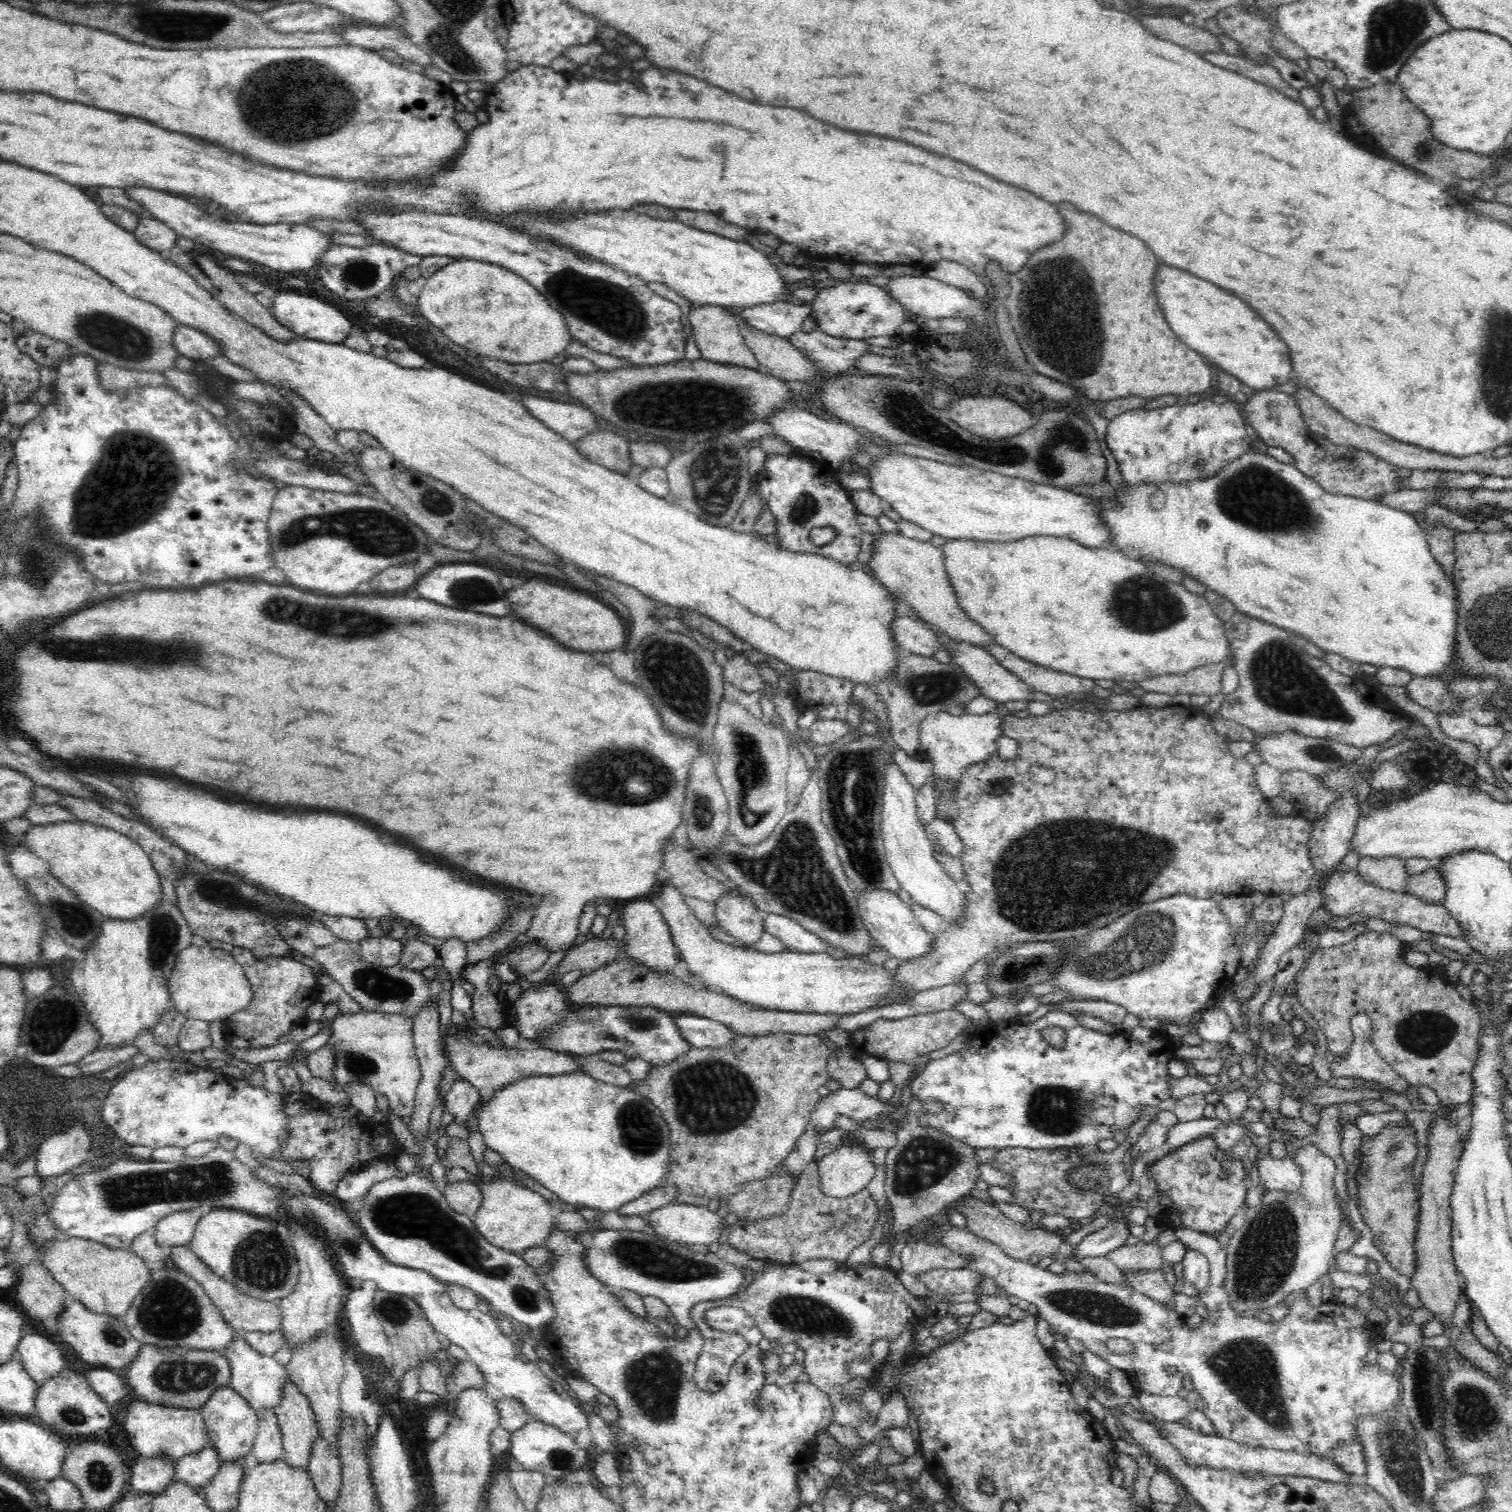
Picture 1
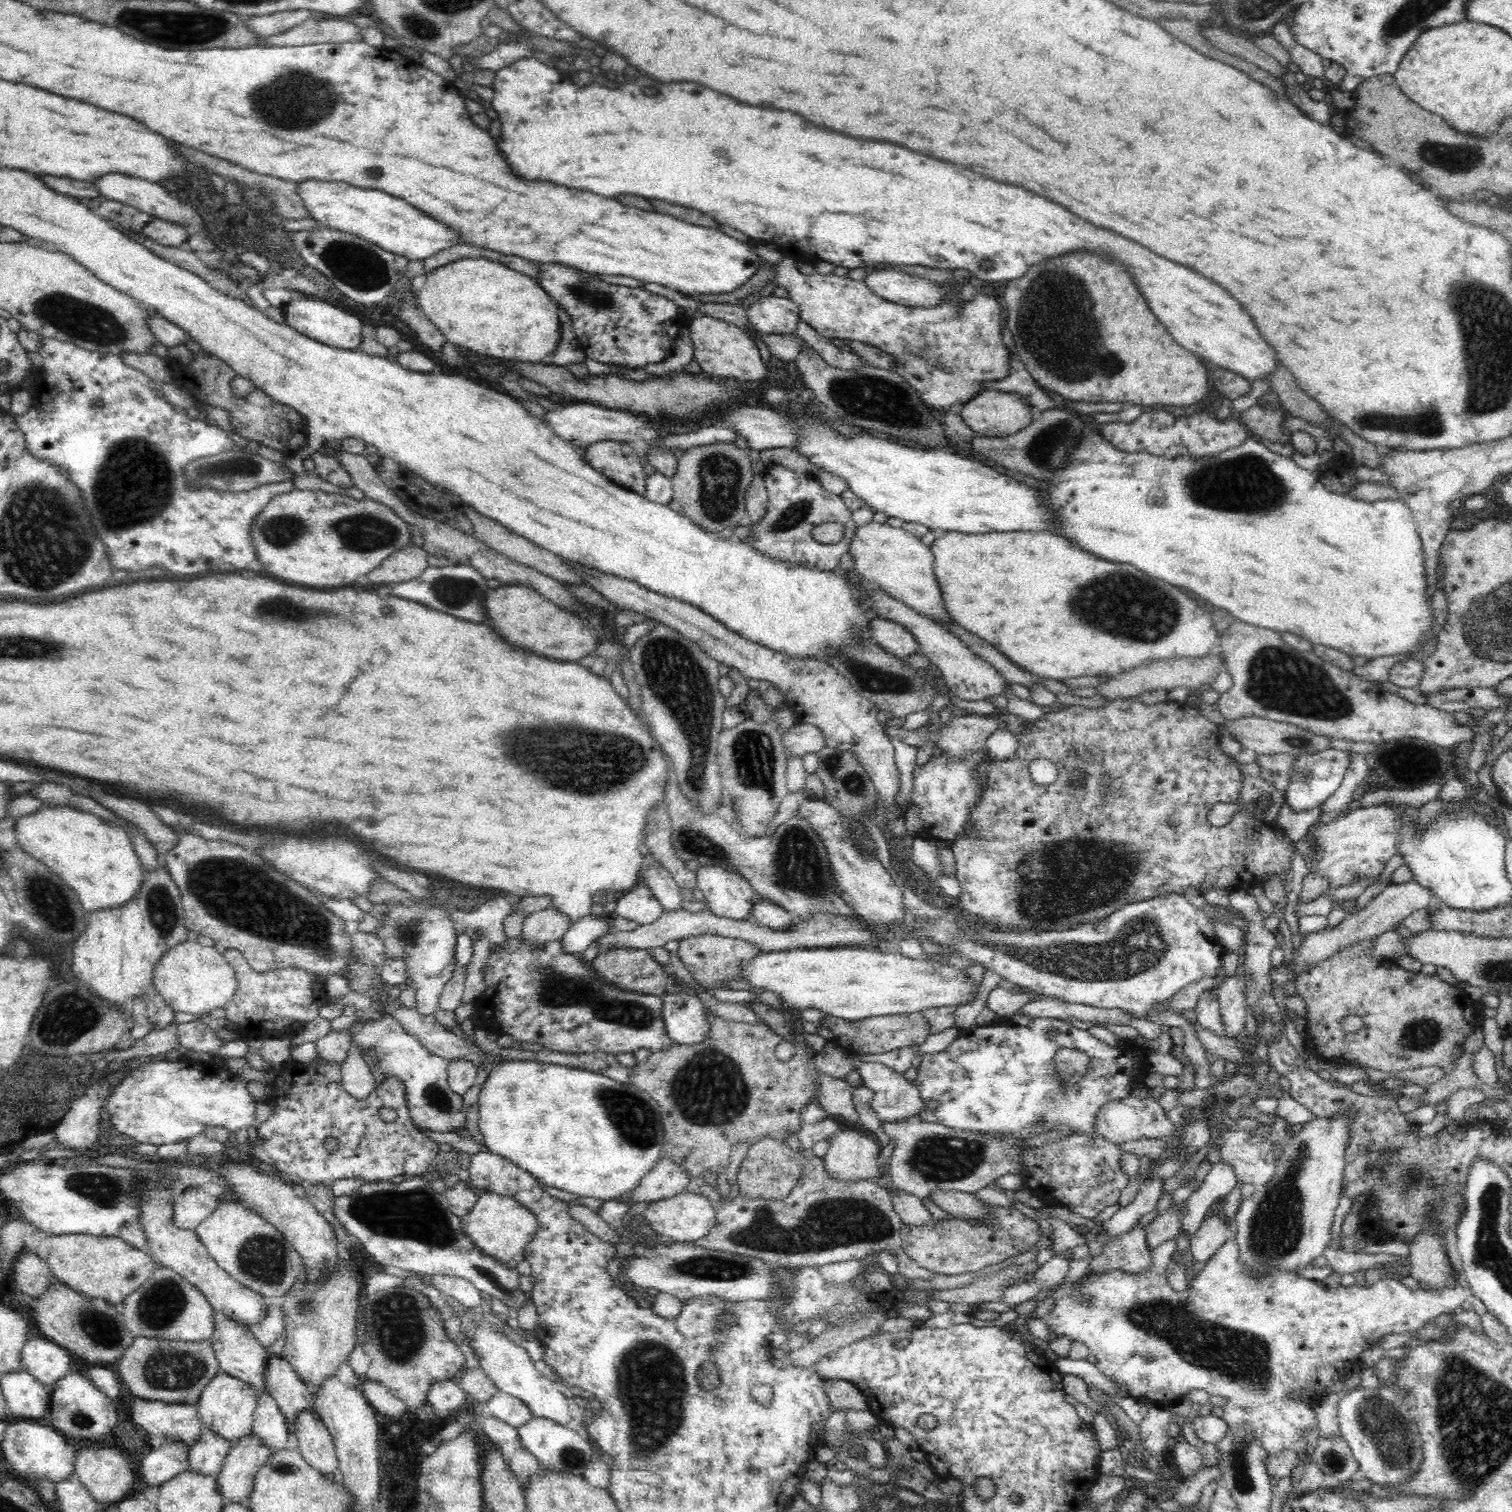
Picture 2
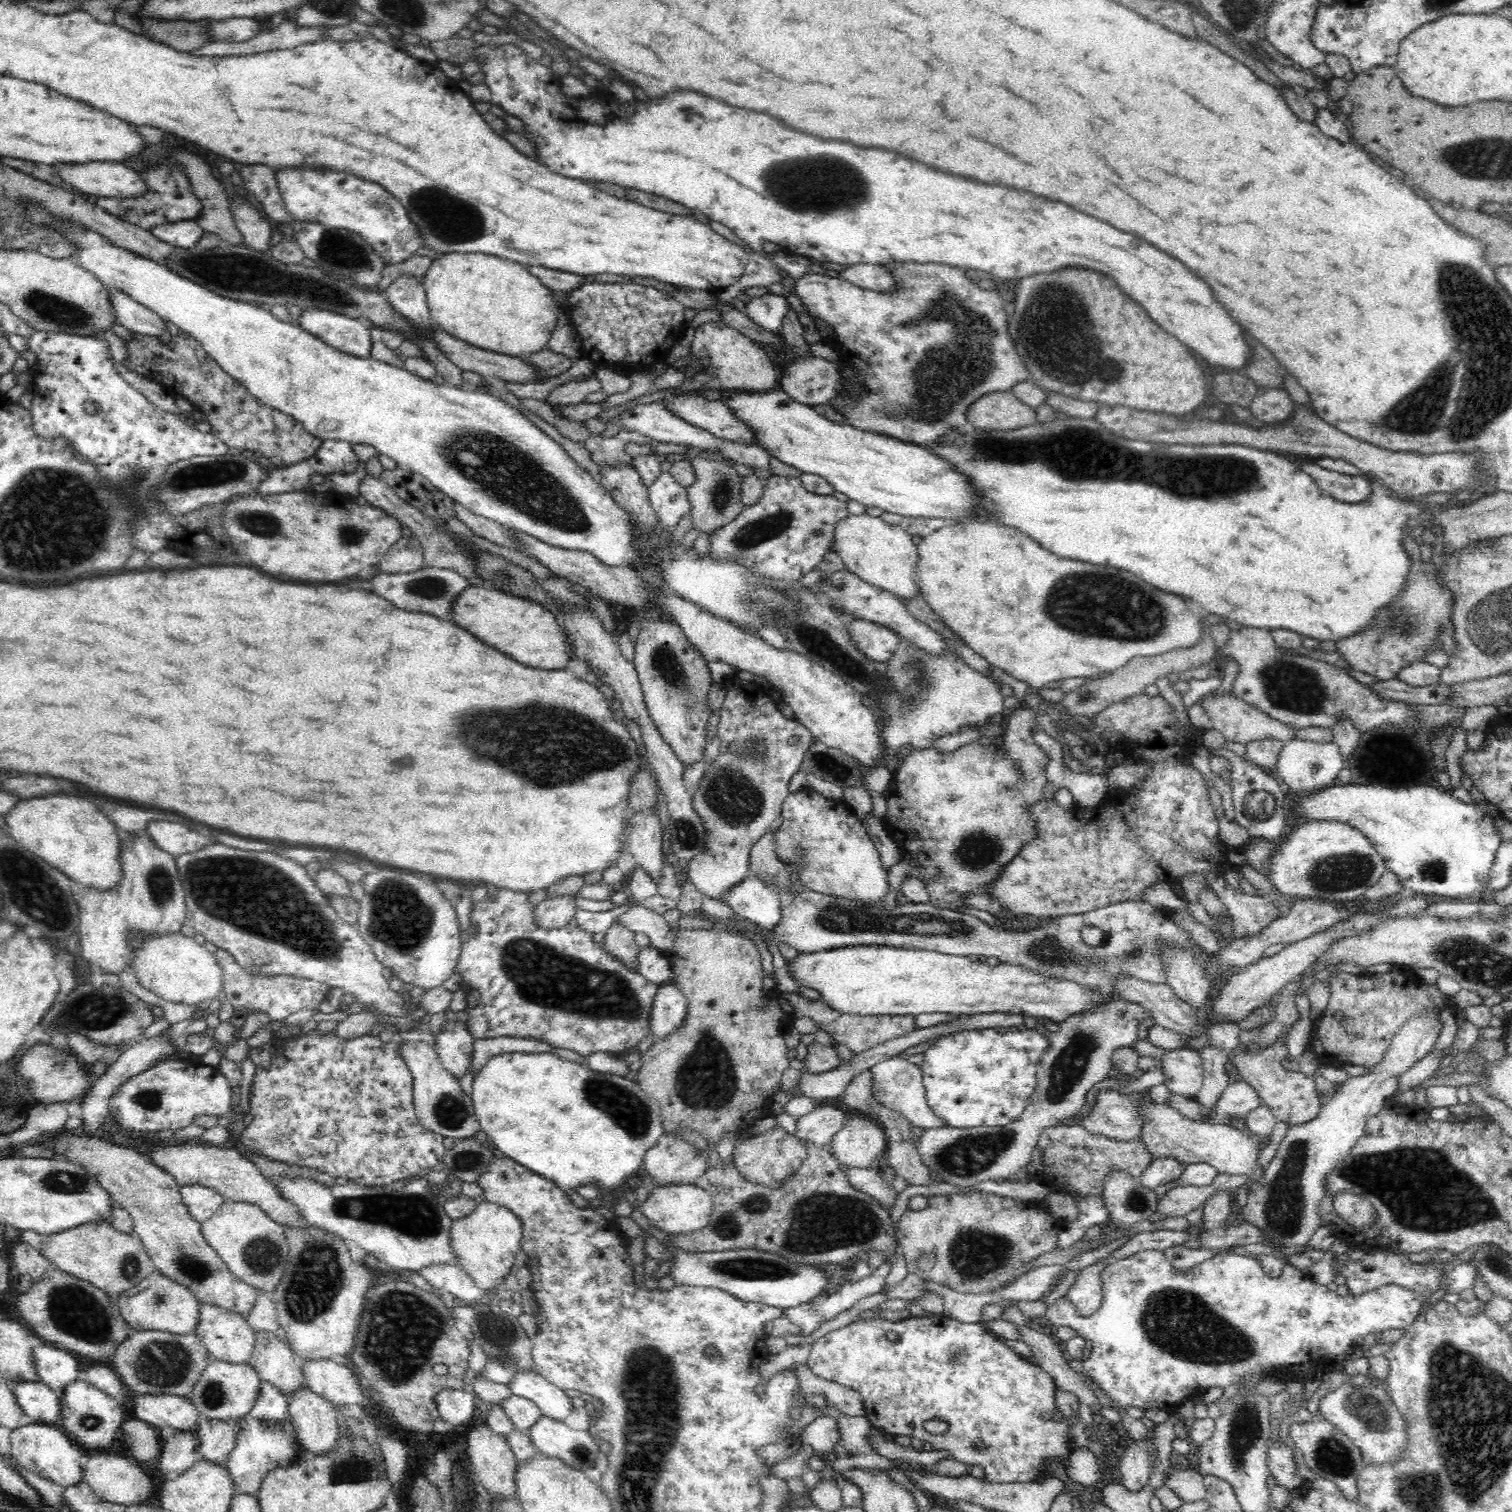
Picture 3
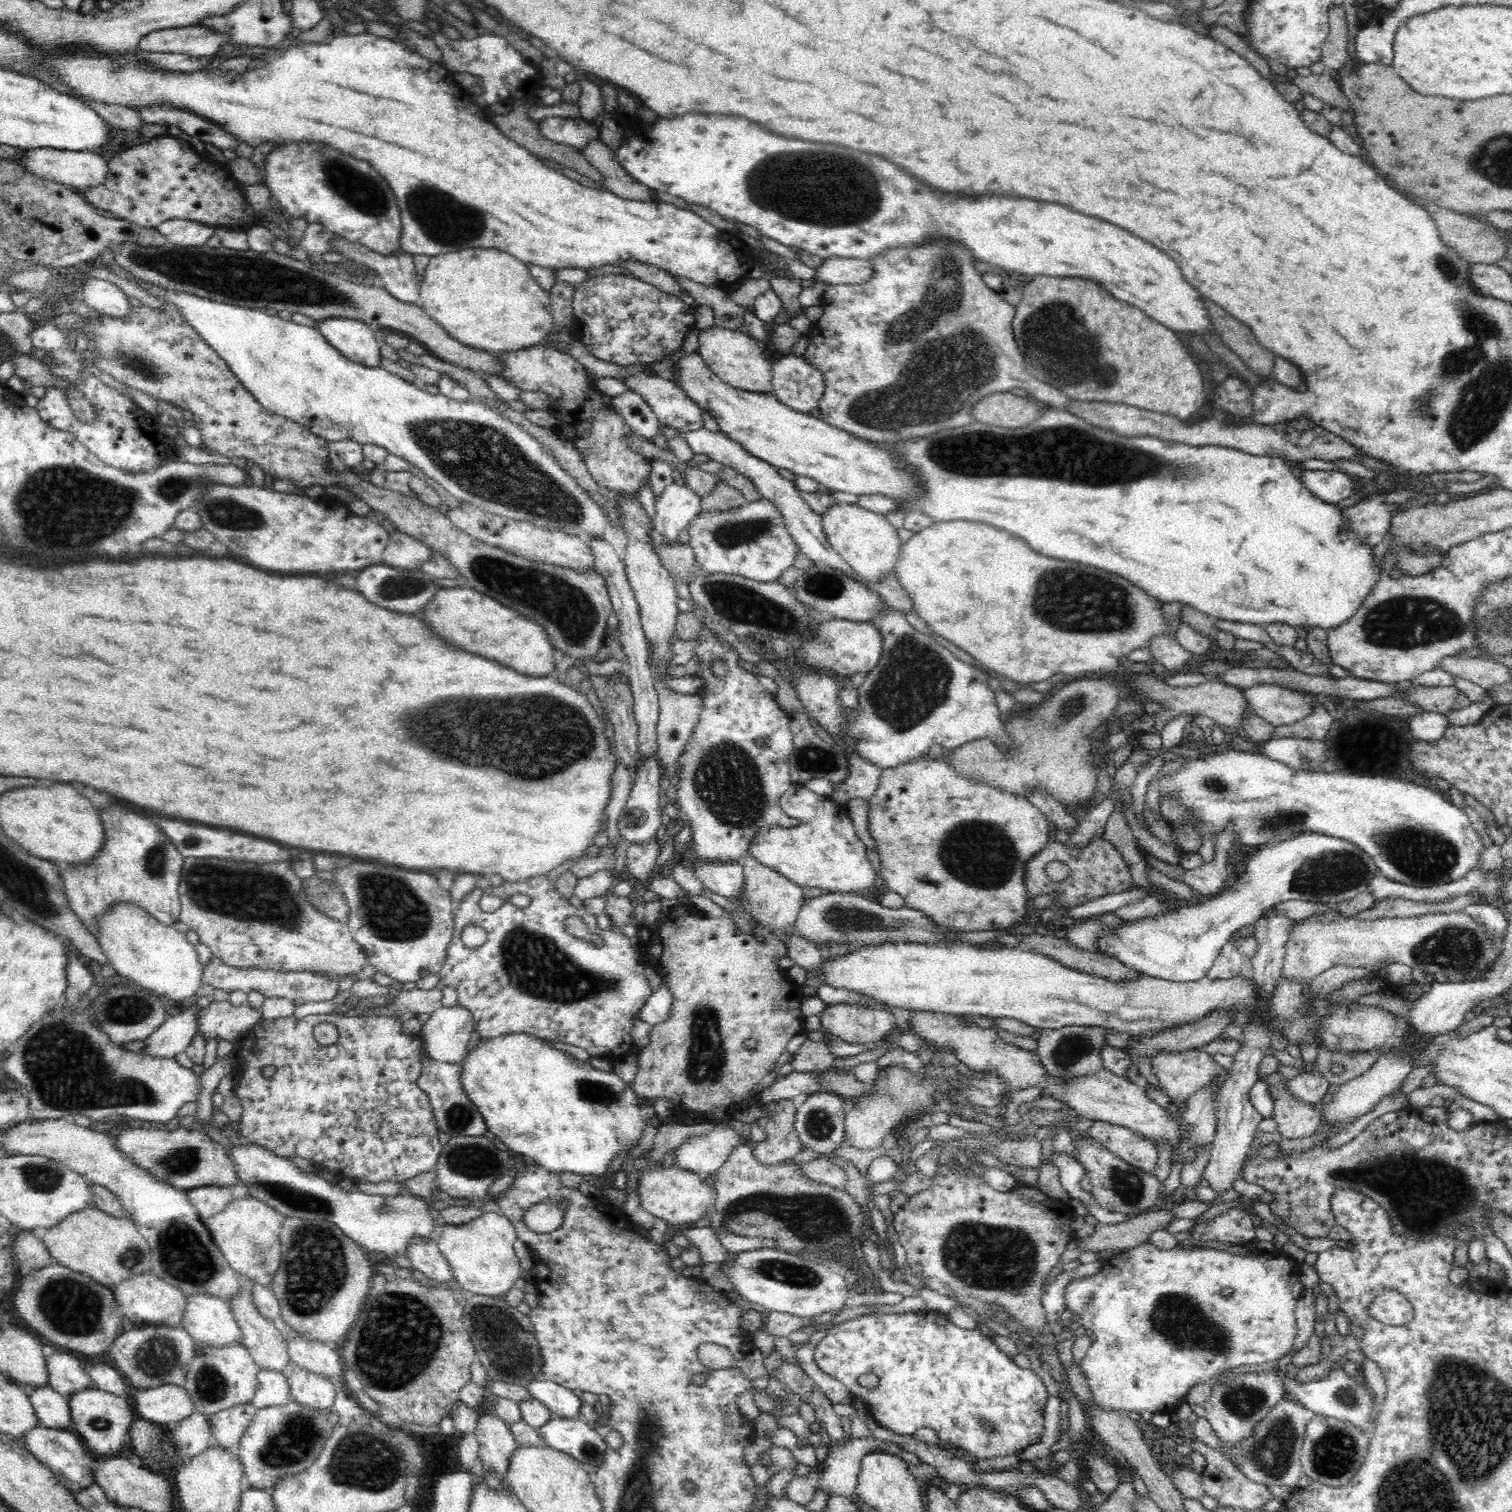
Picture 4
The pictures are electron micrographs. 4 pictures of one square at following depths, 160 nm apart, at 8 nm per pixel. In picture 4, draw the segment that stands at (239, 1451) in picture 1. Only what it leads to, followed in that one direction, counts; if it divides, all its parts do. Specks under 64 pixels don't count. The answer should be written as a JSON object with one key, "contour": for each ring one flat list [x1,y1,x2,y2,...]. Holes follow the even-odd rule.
{"contour":[[243,1343,200,1349,186,1374,184,1388,194,1403,195,1412,210,1416,226,1408,250,1404,257,1388,258,1366]]}

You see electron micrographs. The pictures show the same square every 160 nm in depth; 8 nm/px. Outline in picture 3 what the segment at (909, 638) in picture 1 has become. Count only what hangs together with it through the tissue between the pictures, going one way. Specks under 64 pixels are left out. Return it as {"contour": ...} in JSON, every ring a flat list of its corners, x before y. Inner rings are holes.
{"contour":[[855,619,848,631,858,649,876,662,888,662,900,646,901,636,880,623]]}

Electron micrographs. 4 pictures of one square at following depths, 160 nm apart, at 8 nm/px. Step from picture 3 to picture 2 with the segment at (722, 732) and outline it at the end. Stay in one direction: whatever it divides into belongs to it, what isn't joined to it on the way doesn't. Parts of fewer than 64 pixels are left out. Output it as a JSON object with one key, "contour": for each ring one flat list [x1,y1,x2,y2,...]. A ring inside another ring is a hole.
{"contour":[[798,722,797,727,781,729,783,743,787,757,798,756,804,758,808,752,819,754,822,748,827,747,824,733,820,727,813,724],[701,866,697,871,698,889,705,897,704,902,710,911,720,918,732,920,749,920,752,914,755,891,746,879,740,875,728,872,722,866]]}

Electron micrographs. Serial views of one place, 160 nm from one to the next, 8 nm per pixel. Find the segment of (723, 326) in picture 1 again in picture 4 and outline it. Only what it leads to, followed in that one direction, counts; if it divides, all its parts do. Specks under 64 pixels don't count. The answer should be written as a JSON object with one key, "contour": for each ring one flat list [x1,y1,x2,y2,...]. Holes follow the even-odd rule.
{"contour":[[712,326,700,331,699,346,696,350,701,354,710,370,730,386,756,393,772,393,773,370,756,339,746,334,746,331]]}

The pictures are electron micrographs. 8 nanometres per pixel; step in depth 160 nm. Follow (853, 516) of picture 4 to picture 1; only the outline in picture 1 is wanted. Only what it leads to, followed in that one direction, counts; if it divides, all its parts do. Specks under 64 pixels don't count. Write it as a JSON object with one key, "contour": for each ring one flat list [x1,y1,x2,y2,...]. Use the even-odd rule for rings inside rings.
{"contour":[[880,532,874,544,872,560,866,569,894,595,897,600,909,602,912,612,923,621,930,623,932,629,950,640,958,640,986,649,996,644,992,636,973,621,962,610,954,586,944,567,944,551,930,541,918,541,900,535,898,532]]}

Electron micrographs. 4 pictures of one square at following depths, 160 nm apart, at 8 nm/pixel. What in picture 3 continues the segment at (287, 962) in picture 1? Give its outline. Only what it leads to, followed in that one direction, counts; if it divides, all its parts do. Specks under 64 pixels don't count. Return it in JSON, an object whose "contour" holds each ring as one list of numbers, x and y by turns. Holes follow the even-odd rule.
{"contour":[[217,949,214,952,214,957,216,957,216,963,222,967,222,994,234,1010,245,1010,247,1015,254,1014,254,1012,266,1012,271,1021,285,1021,290,1014,294,1014,298,1010,318,1009,318,1004,332,990,329,984,309,978,285,974,275,977,250,974,240,966,240,963,236,962,232,954,224,949]]}

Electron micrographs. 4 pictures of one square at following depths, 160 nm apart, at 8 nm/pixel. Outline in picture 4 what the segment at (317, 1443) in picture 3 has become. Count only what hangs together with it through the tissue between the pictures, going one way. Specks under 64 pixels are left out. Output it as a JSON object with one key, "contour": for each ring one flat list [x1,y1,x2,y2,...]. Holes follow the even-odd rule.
{"contour":[[294,1369,288,1377,290,1400,326,1412,333,1406,336,1384,329,1378,304,1369]]}

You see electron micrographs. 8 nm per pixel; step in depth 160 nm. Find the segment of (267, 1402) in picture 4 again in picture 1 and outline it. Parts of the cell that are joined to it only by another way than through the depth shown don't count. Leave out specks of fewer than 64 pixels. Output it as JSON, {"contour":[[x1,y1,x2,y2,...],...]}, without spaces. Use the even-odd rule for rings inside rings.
{"contour":[[274,1409,258,1410,258,1428,251,1454,260,1463,274,1462,283,1458,283,1440,278,1417]]}

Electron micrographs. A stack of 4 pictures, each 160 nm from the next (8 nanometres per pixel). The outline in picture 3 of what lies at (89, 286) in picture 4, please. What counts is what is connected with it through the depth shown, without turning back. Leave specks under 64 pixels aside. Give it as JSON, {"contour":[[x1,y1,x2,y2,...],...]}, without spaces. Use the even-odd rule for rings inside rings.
{"contour":[[111,288,111,302,118,324,137,336,159,338,167,330,165,321,160,315,120,290]]}

